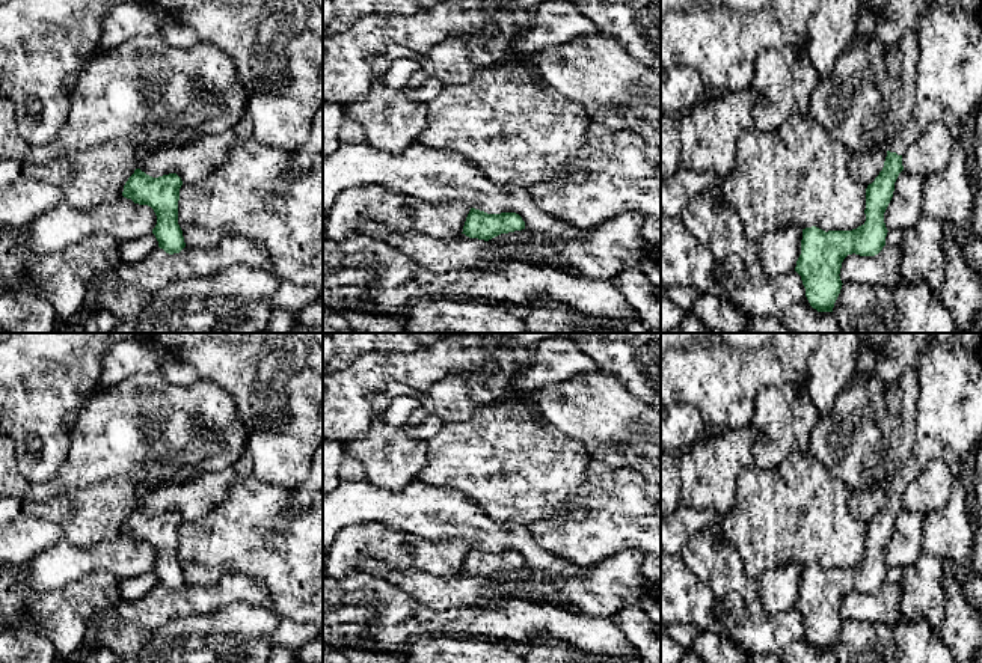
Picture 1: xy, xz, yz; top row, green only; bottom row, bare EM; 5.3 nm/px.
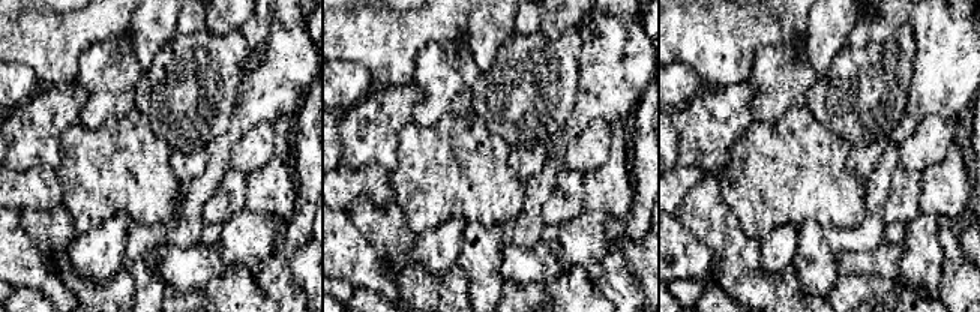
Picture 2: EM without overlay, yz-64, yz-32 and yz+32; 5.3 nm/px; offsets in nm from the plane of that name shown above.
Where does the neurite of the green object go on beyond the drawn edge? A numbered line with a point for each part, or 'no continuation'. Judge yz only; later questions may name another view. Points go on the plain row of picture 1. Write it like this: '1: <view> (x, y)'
1: yz (949, 409)

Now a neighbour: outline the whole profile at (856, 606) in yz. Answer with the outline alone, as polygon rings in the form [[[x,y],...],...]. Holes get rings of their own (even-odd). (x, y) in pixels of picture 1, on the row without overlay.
[[[885,582],[875,594],[848,592],[840,606],[842,621],[888,622],[896,624],[901,612],[902,588]]]

